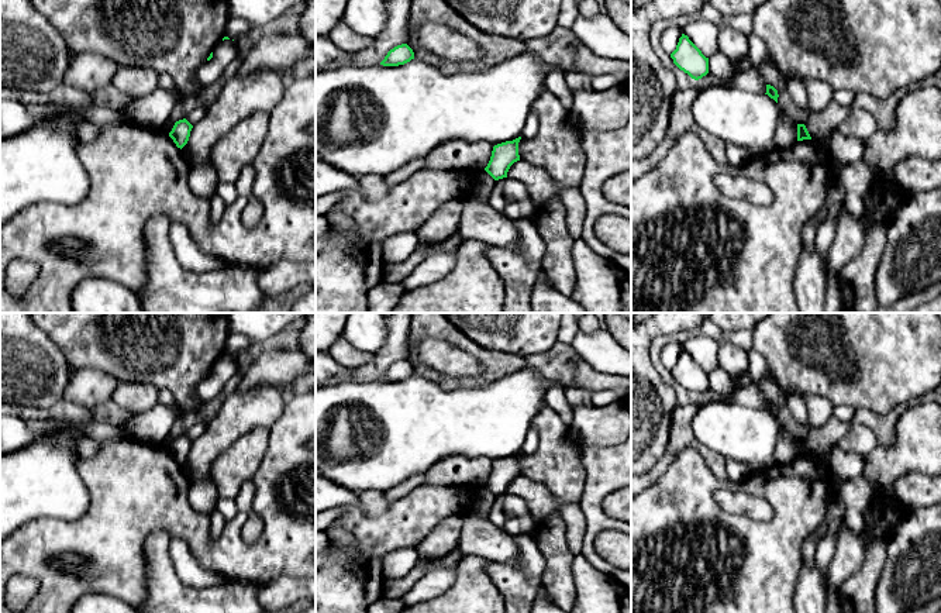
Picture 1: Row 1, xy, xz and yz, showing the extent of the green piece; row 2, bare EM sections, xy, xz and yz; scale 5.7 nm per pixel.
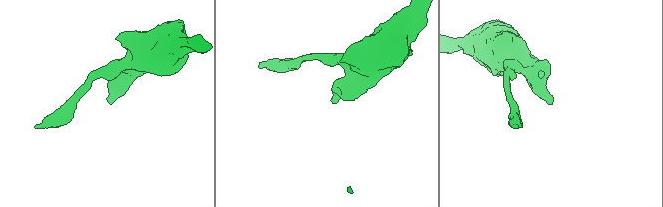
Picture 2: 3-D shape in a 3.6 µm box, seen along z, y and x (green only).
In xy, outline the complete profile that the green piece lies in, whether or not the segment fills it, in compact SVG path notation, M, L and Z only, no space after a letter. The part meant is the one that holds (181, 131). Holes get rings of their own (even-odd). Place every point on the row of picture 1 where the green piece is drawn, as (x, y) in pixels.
M186 118L175 123L169 137L173 140L177 148L182 149L187 144L192 128L193 125Z

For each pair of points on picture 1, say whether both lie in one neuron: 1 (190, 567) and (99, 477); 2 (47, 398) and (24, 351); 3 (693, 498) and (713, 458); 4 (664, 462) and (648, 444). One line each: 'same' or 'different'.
1: different
2: same
3: different
4: different

